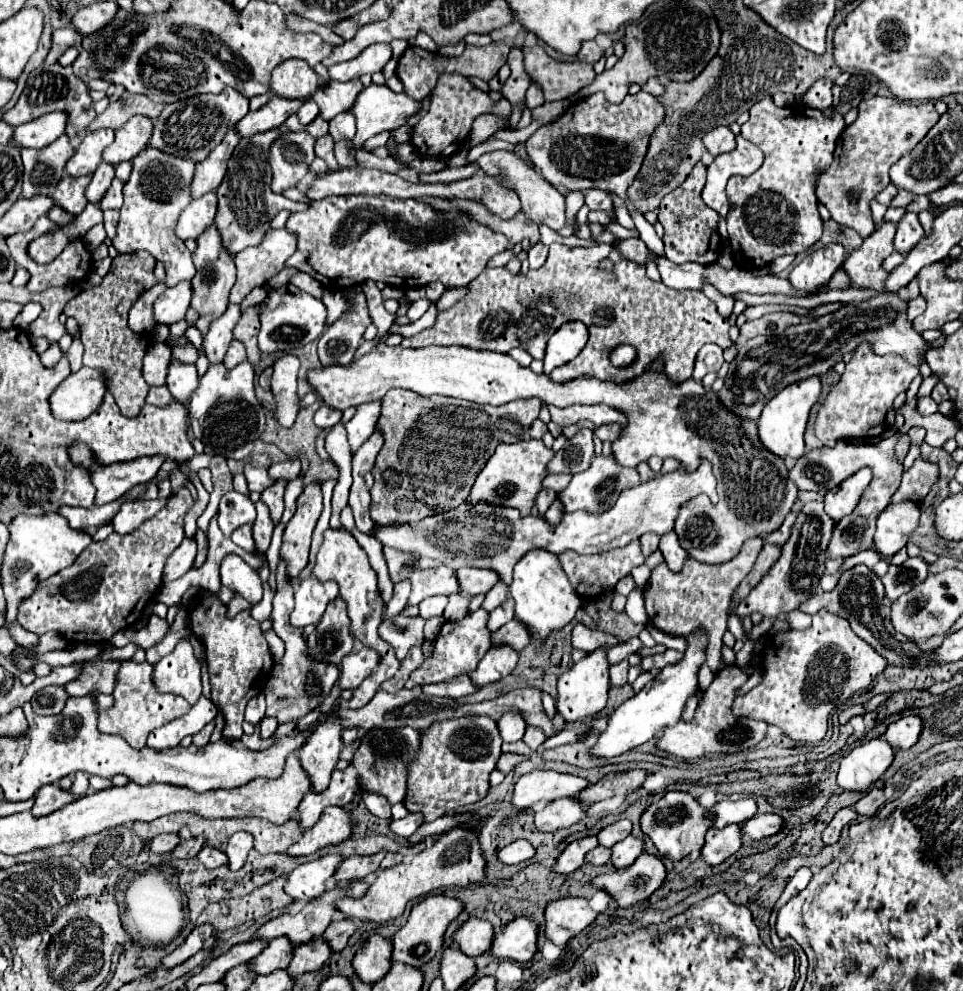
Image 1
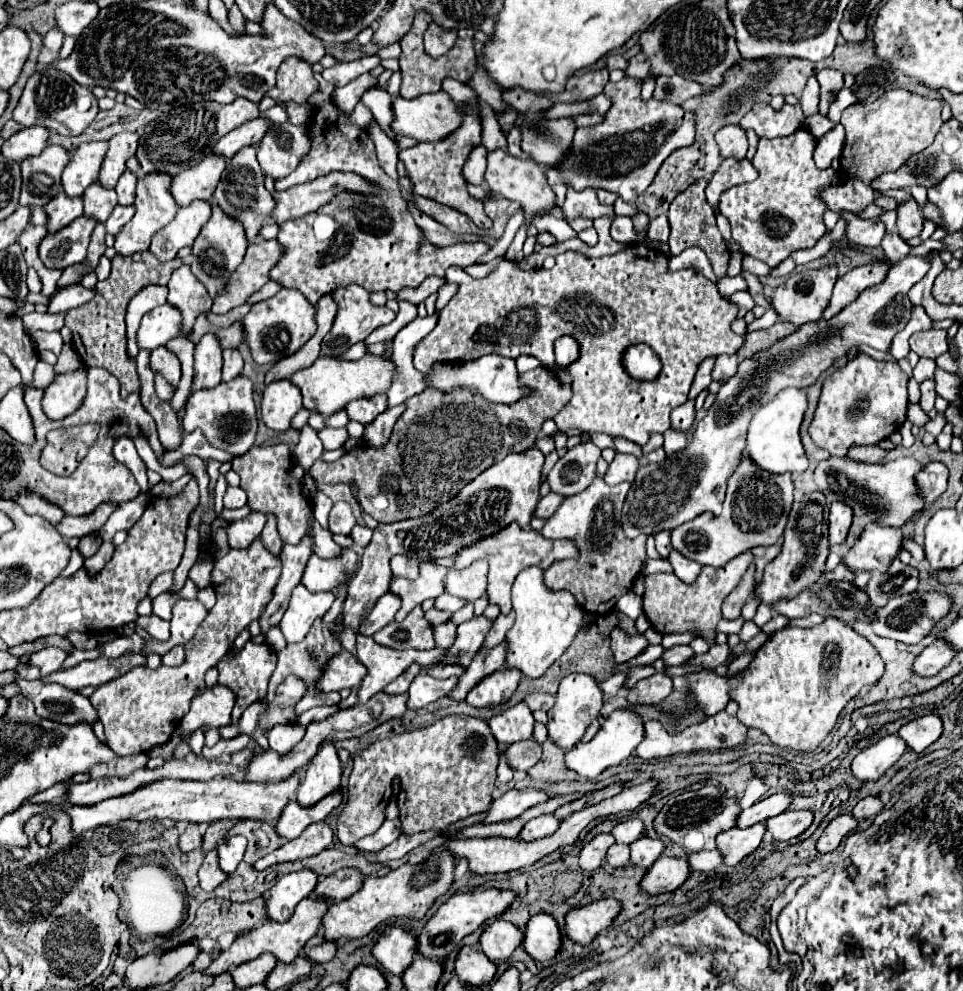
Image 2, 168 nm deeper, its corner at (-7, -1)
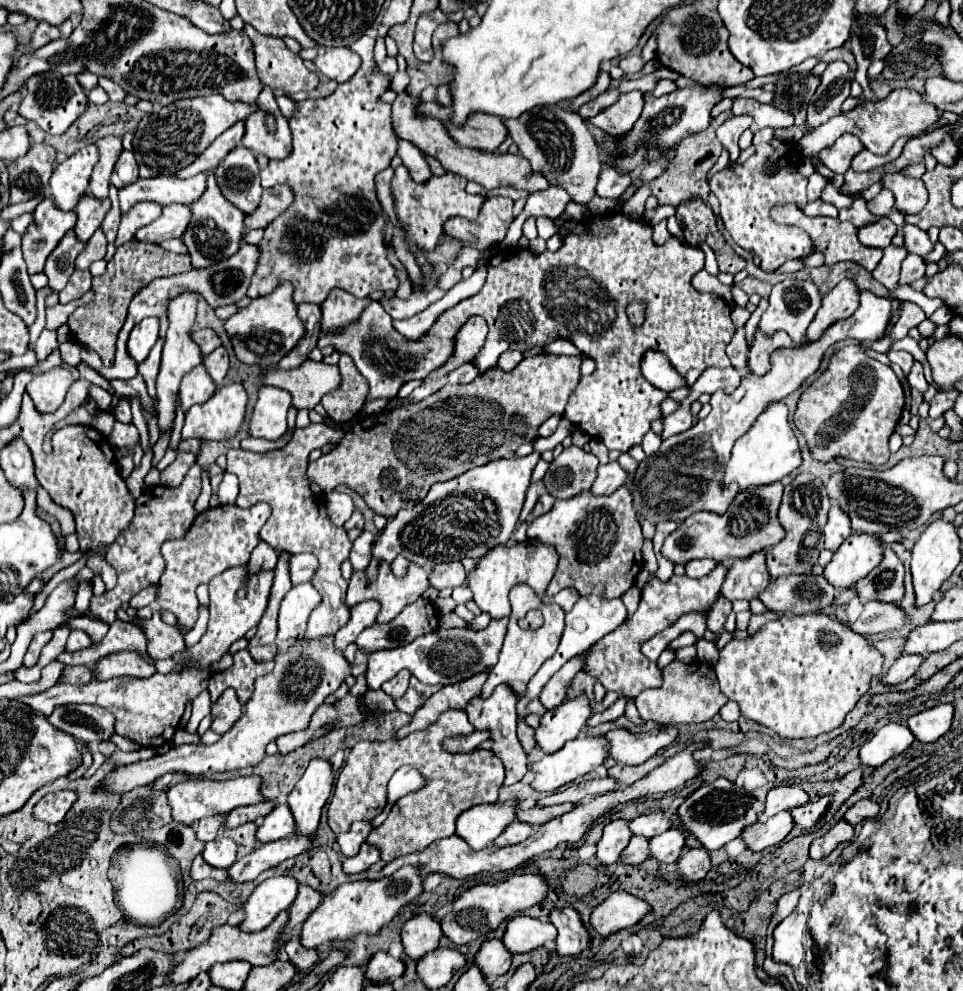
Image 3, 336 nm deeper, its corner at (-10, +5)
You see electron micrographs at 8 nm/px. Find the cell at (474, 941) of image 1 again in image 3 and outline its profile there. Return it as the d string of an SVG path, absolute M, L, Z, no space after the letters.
M514 916L510 918L506 932L504 932L504 946L508 952L530 952L546 942L556 938L556 928L550 922L540 922L530 916Z

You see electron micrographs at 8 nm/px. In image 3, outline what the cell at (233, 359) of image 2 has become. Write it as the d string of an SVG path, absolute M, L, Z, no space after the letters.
M224 346L216 348L212 354L208 354L204 358L204 364L208 366L208 374L212 374L212 380L220 386L228 374L228 368L230 368L230 356L228 356L228 350Z

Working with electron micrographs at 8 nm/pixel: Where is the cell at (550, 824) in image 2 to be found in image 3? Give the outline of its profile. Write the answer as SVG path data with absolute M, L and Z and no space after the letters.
M514 820L512 824L508 824L508 828L504 830L504 834L500 834L500 836L496 838L496 846L512 846L512 844L520 844L520 842L524 842L524 840L532 834L532 830L534 830L532 824Z

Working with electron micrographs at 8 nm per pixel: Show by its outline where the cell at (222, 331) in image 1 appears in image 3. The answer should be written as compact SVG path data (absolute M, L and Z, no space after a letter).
M200 362L196 368L192 368L180 384L180 402L184 412L200 402L206 402L216 392L216 382L212 382L204 362Z

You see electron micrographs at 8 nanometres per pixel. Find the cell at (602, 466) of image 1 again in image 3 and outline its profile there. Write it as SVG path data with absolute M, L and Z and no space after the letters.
M626 484L610 496L596 496L584 490L576 498L558 500L548 514L530 522L528 538L552 544L560 554L556 574L544 592L546 596L554 596L562 588L576 588L580 596L590 596L594 586L602 584L606 598L620 598L642 570L640 550L644 536Z

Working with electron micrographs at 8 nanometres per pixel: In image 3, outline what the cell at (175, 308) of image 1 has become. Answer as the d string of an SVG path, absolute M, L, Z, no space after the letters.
M148 316L132 328L130 340L128 340L128 352L138 364L146 360L150 348L158 340L158 330L160 330L160 320L156 316Z

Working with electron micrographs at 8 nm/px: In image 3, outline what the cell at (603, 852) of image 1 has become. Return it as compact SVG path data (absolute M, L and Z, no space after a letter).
M632 836L628 846L622 850L620 854L620 862L622 864L640 864L648 858L648 840L640 838L640 836Z

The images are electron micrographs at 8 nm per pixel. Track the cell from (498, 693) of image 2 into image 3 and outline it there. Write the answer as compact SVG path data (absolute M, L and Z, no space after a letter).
M508 684L498 686L488 698L482 698L480 694L474 696L468 706L466 706L466 714L470 718L470 722L476 726L476 730L490 730L492 732L492 740L494 740L494 748L492 752L504 762L506 766L506 780L504 786L510 786L518 780L524 778L524 774L528 772L526 768L526 752L522 750L518 738L516 738L516 692L512 692L512 688L508 688Z

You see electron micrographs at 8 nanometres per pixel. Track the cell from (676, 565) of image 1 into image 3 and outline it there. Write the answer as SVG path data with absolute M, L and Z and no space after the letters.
M692 560L692 562L686 562L686 564L684 564L688 578L702 578L702 576L706 576L714 566L716 566L714 560Z

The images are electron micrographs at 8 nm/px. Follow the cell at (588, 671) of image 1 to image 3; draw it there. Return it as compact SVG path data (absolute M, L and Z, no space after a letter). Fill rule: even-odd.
M586 694L566 698L558 708L546 710L536 728L536 742L546 752L552 754L560 750L568 740L576 738L580 728L590 718L592 708ZM546 740L546 742L544 742Z

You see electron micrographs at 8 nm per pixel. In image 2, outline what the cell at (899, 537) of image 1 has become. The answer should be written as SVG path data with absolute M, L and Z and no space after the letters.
M869 524L843 556L843 564L851 572L887 572L889 564L897 558L901 550L901 538L903 536L899 528Z

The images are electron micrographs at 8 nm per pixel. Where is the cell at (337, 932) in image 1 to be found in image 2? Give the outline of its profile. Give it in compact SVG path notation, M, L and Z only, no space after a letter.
M319 934L319 936L313 936L313 938L305 944L305 948L303 948L303 954L305 954L309 960L313 960L313 964L325 964L325 962L333 960L335 952L337 952L335 942L327 942L321 934Z

